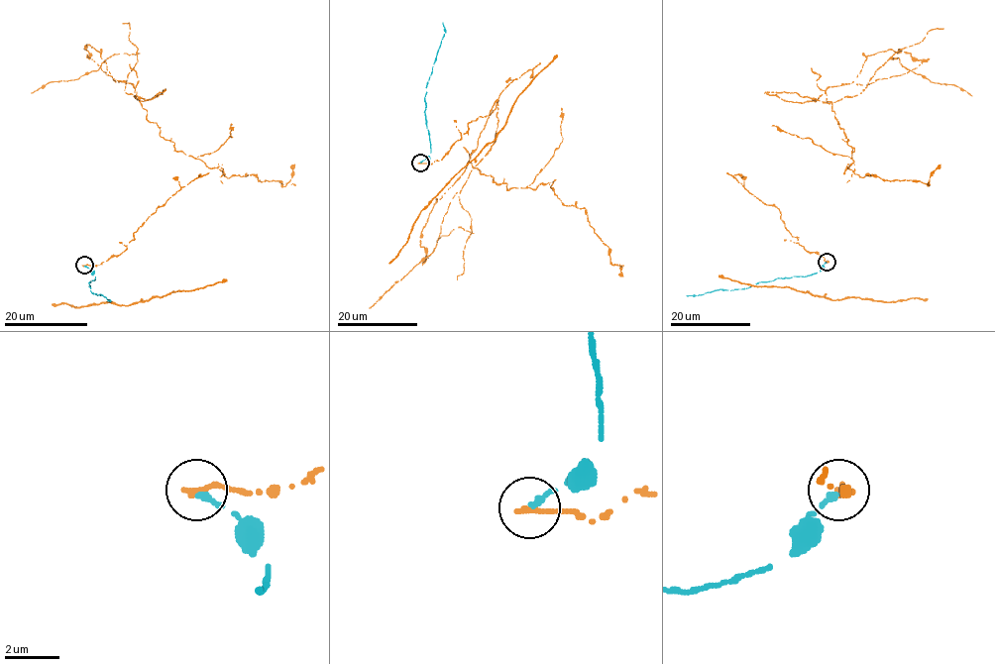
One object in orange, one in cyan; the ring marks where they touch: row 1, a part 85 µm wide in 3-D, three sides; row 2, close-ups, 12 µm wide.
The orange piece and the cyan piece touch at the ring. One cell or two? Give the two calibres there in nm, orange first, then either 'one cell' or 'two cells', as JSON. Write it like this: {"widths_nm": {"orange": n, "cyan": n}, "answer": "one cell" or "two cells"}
{"widths_nm": {"orange": 280, "cyan": 240}, "answer": "two cells"}

